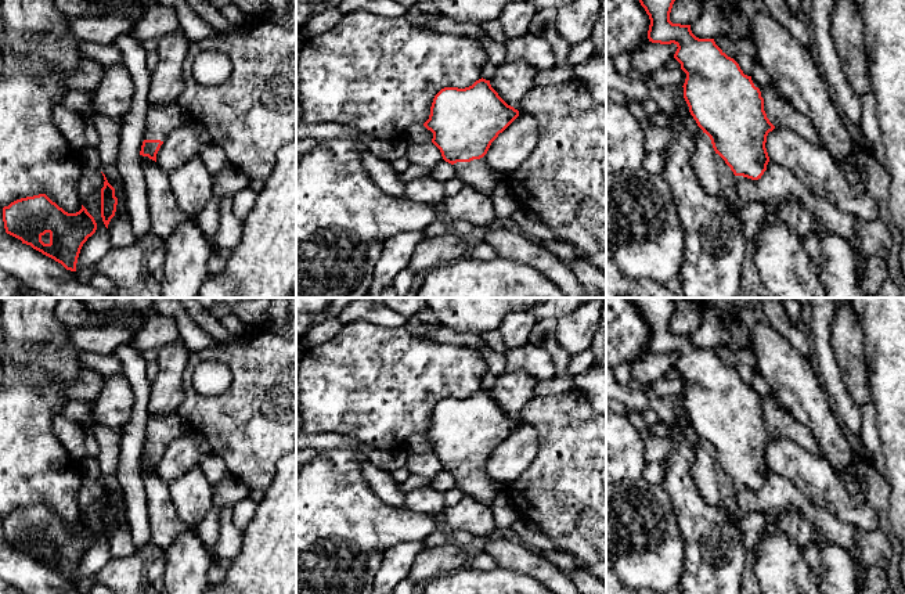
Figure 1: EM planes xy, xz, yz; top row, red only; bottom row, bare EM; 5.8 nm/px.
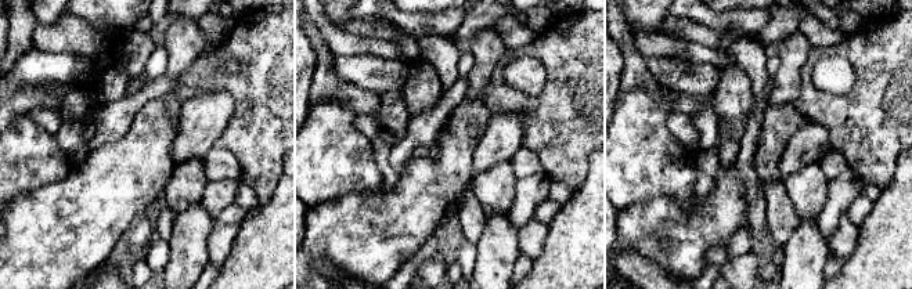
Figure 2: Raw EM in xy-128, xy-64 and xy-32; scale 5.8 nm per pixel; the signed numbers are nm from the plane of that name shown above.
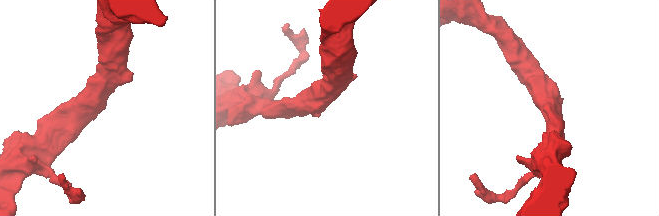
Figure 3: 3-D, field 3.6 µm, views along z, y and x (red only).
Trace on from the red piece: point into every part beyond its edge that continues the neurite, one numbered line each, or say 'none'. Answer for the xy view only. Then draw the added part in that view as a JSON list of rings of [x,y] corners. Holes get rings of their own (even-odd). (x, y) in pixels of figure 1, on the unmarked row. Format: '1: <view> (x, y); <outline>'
1: xy (161, 431); [[[149,414],[144,439],[144,450],[166,451],[169,444],[190,429],[188,424],[177,414]]]

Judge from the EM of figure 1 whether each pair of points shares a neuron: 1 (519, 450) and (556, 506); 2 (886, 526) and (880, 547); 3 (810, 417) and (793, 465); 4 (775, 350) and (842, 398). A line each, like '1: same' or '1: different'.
1: different
2: different
3: different
4: different

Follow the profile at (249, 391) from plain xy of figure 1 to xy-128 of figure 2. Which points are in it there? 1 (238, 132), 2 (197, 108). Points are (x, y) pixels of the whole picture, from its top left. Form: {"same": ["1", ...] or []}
{"same": ["1"]}

